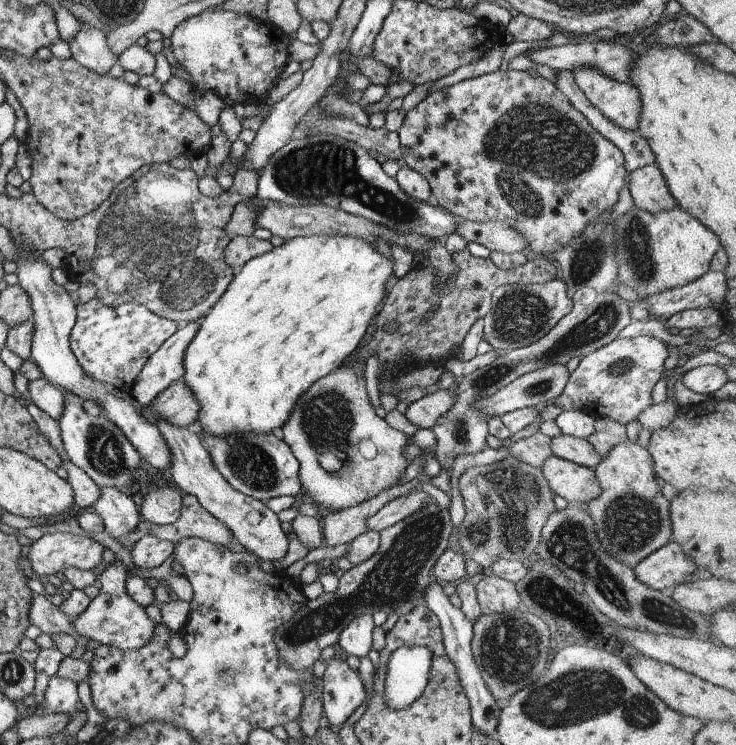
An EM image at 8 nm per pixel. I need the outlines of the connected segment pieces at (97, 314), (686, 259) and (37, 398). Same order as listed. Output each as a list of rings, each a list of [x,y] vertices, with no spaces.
[[[94,297],[77,305],[77,317],[71,330],[70,348],[85,372],[106,386],[129,392],[132,383],[144,368],[146,361],[181,327],[181,324],[154,314],[138,303],[128,302],[116,308],[107,307]]]
[[[634,206],[615,222],[617,280],[624,286],[631,286],[639,296],[636,301],[642,302],[644,297],[686,286],[704,276],[720,247],[718,236],[680,206],[656,214]]]
[[[40,378],[29,381],[28,392],[29,403],[36,405],[54,420],[59,420],[66,402],[62,389]]]

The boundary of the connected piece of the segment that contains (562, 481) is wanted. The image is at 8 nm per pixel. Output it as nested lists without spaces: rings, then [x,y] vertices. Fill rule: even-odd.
[[[554,454],[543,462],[541,469],[551,491],[570,504],[588,504],[602,492],[594,470]]]

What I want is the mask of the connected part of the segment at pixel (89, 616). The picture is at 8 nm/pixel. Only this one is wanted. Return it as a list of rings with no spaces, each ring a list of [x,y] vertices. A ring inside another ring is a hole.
[[[119,559],[108,563],[98,576],[100,592],[90,601],[82,614],[71,619],[73,629],[84,638],[96,640],[102,645],[110,645],[120,650],[137,649],[144,646],[153,635],[155,622],[145,612],[145,608],[130,598],[125,591],[125,582],[130,571]]]

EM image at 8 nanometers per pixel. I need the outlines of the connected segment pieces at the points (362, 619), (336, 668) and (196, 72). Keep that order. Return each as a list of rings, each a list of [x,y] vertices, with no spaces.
[[[363,614],[354,619],[342,632],[338,639],[338,646],[348,654],[348,656],[358,656],[358,658],[368,657],[368,652],[372,648],[372,630],[374,630],[372,615]]]
[[[331,659],[319,680],[323,711],[331,724],[338,729],[366,700],[366,691],[358,671],[353,671],[346,661]]]
[[[216,10],[203,12],[189,17],[176,25],[170,37],[172,54],[182,68],[190,74],[191,85],[194,90],[214,90],[225,103],[264,103],[269,96],[271,86],[281,82],[280,74],[287,61],[294,54],[295,44],[289,36],[274,24],[265,20],[251,19],[232,11]]]

